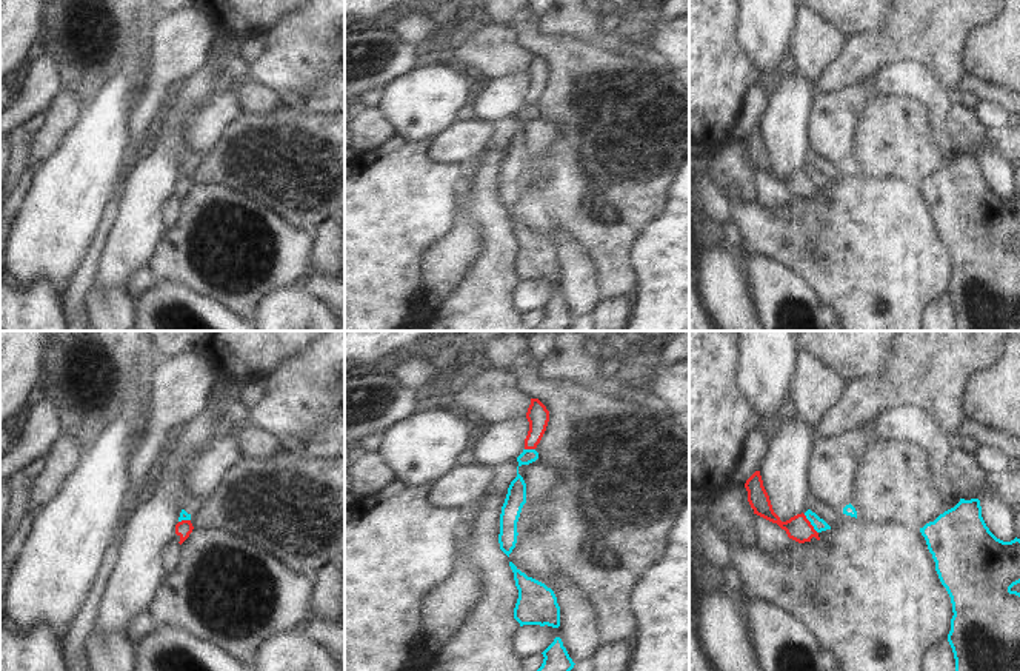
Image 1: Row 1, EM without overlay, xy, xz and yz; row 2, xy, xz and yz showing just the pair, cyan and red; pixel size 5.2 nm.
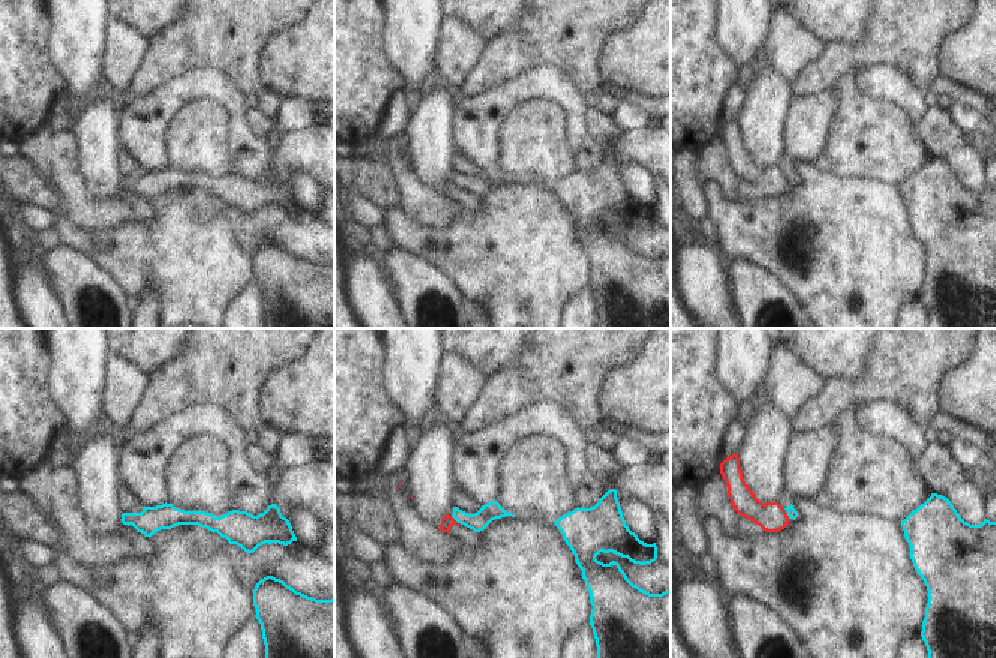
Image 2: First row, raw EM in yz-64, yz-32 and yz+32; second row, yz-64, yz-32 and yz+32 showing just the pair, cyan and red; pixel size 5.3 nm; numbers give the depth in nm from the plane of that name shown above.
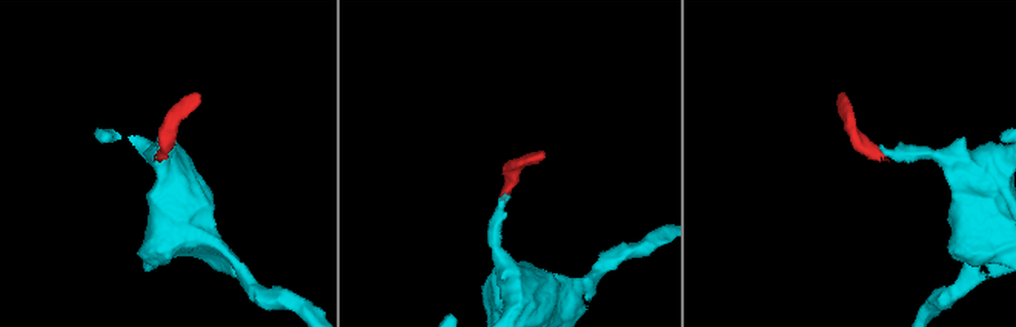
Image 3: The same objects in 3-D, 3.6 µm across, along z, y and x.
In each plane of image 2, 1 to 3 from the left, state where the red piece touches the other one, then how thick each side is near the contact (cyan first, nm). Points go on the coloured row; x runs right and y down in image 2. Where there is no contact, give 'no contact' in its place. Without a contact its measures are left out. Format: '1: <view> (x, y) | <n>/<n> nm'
1: no contact
2: yz-32 (456, 520) | 100/70 nm
3: yz+32 (788, 514) | 60/160 nm

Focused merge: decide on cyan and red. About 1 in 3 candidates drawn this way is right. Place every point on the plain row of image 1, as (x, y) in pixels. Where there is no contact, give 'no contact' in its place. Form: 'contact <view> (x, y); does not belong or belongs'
contact yz (811, 179); does not belong

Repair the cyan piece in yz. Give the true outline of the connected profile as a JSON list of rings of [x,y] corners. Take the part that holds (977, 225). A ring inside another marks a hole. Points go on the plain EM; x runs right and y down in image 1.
[[[978,154],[960,157],[920,183],[935,217],[935,226],[952,259],[948,297],[955,314],[954,331],[1020,331],[1020,248],[1011,243],[1020,239],[1020,194],[1003,197],[986,182]]]

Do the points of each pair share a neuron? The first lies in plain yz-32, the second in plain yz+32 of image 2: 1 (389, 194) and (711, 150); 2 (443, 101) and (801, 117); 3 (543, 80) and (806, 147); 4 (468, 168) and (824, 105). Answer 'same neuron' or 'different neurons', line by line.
1: same neuron
2: different neurons
3: same neuron
4: different neurons

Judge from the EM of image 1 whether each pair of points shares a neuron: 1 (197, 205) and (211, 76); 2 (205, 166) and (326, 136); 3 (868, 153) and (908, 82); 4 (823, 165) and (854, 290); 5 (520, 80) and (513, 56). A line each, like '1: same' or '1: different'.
1: different
2: same
3: different
4: same
5: different

